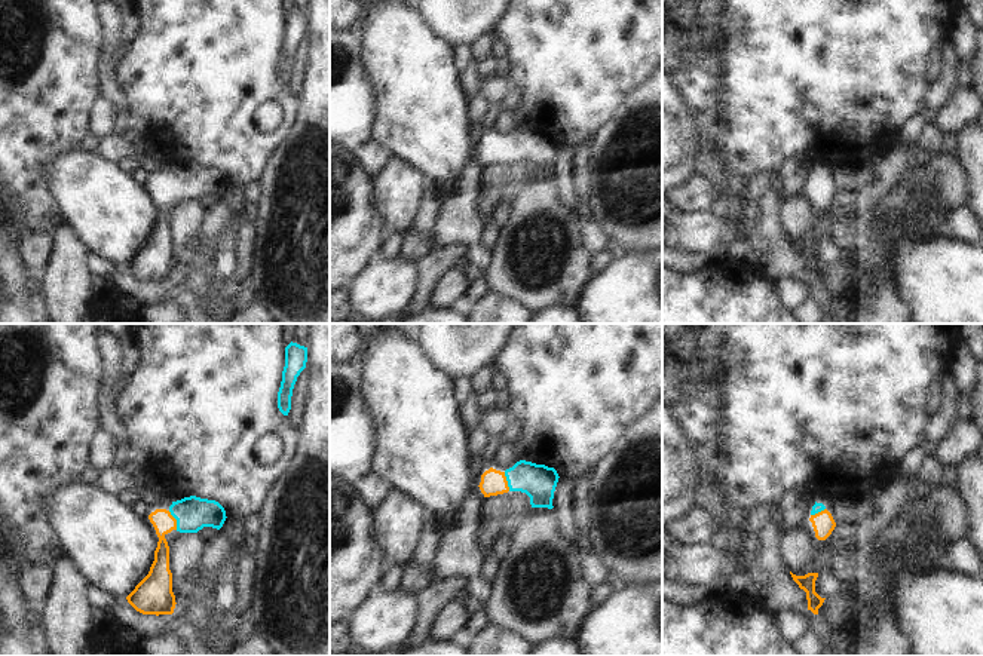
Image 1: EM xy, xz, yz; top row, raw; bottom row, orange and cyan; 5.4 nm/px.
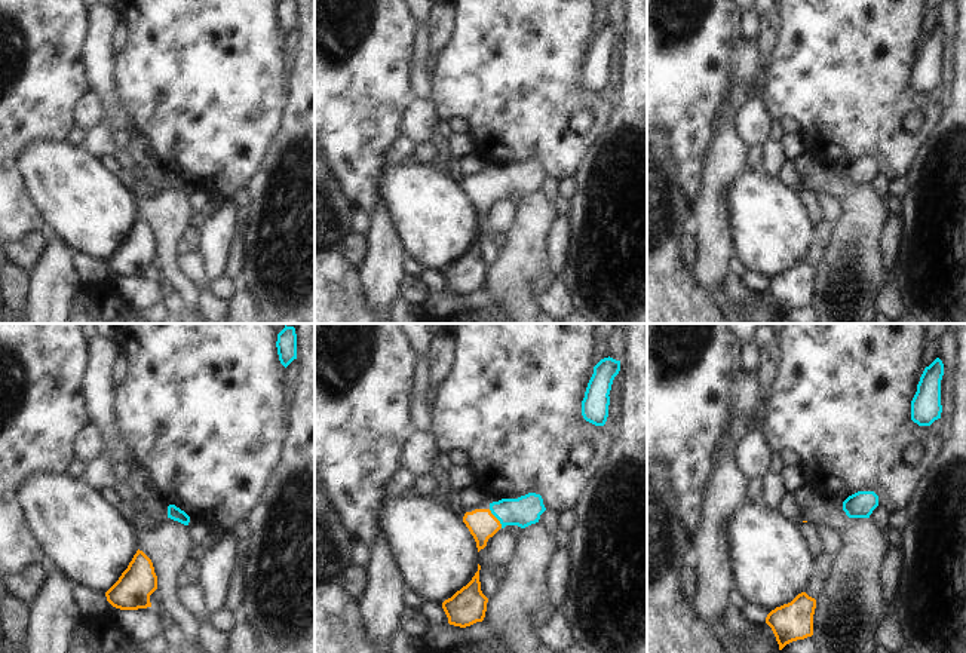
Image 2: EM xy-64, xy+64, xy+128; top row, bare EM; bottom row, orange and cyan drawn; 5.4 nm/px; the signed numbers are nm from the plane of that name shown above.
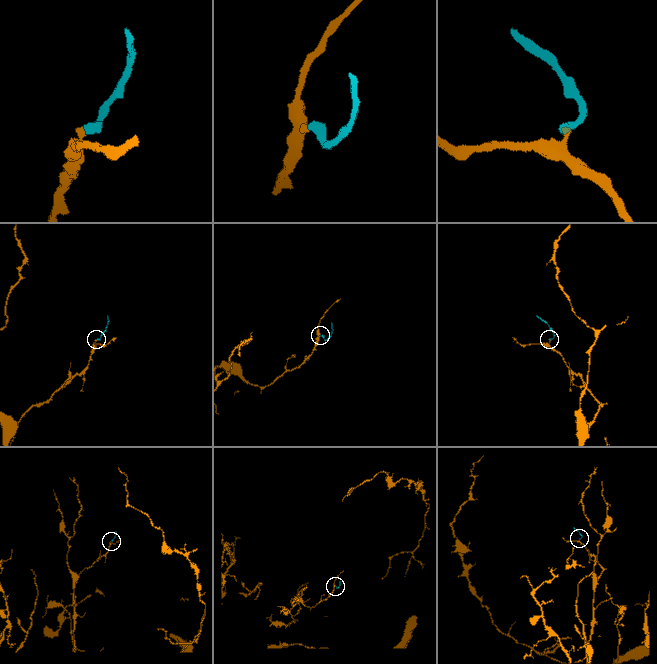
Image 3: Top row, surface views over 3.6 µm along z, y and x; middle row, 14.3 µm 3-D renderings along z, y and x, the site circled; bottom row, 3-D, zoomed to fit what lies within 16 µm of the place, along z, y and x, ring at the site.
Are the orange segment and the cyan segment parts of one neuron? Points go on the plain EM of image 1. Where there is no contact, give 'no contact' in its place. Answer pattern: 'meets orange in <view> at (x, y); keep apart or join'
meets orange in xy at (175, 187); join

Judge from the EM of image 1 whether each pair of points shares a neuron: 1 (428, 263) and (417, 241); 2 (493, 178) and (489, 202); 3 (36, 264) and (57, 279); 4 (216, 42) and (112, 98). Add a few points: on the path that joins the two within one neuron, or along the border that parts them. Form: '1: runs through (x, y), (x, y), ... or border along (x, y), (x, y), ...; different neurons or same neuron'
1: border along (434, 247), (419, 260); different neurons
2: runs through (493, 184), (489, 196); same neuron
3: border along (52, 236), (52, 251), (40, 279); different neurons
4: border along (115, 74), (123, 104), (134, 116); different neurons

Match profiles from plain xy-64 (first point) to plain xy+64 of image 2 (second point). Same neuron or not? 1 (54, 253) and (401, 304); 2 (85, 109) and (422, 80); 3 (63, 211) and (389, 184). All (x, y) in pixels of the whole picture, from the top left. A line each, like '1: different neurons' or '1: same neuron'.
1: different neurons
2: same neuron
3: same neuron

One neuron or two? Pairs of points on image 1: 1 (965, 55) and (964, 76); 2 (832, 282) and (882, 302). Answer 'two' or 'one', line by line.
1: one
2: one

